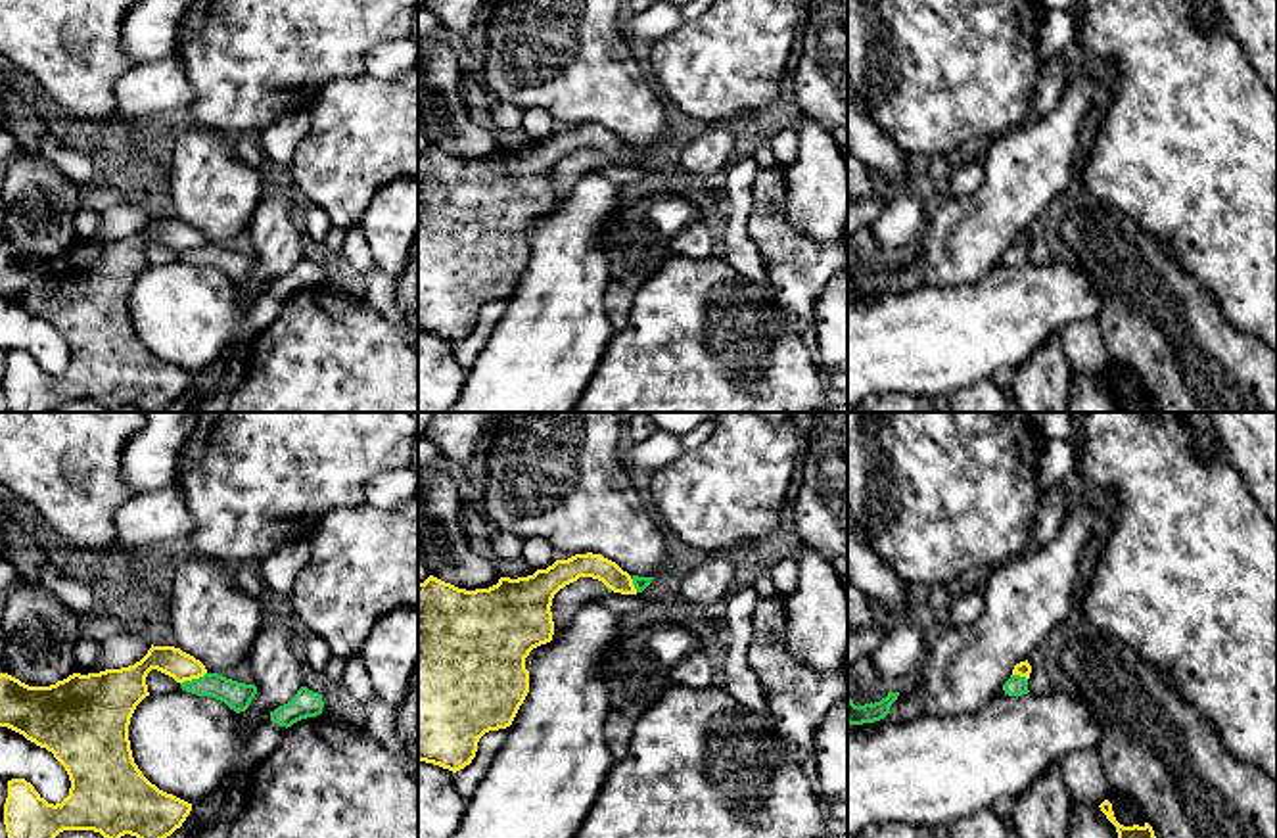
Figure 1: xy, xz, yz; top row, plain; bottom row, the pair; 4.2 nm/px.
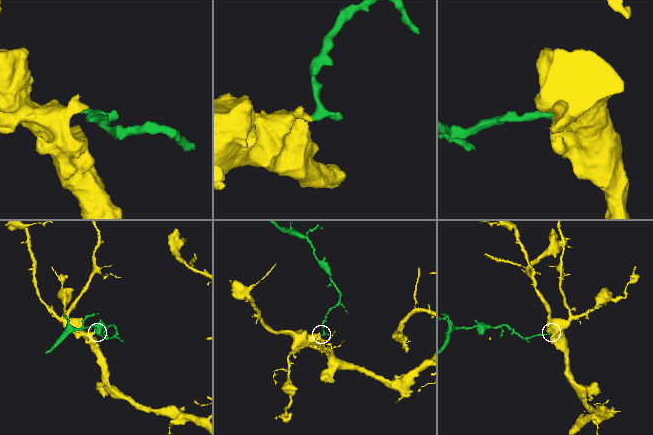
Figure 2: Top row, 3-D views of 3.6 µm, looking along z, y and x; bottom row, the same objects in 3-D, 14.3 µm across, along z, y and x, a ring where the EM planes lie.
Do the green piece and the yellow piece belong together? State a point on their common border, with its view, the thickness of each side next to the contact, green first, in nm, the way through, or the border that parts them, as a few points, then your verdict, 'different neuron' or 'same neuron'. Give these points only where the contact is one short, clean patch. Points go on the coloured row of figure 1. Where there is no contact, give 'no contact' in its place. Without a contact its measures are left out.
meets green in xy at (192, 679); 120 nm thick on the green side, 120 nm on the other; border along xy (206, 672), (181, 683); different neuron

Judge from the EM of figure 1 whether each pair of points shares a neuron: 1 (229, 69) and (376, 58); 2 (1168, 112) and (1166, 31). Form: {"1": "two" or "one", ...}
{"1": "two", "2": "one"}

